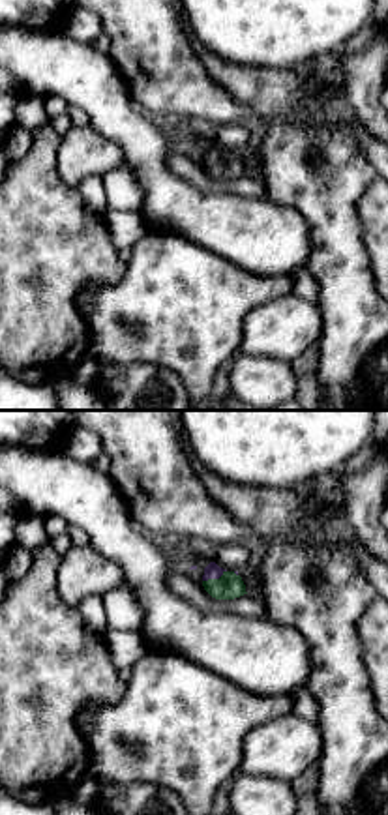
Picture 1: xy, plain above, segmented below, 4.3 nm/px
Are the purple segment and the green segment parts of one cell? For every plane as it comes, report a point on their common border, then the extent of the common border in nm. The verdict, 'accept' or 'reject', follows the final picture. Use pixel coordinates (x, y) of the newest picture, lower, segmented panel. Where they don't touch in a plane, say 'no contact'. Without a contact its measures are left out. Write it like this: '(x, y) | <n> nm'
(214, 577) | 120 nm

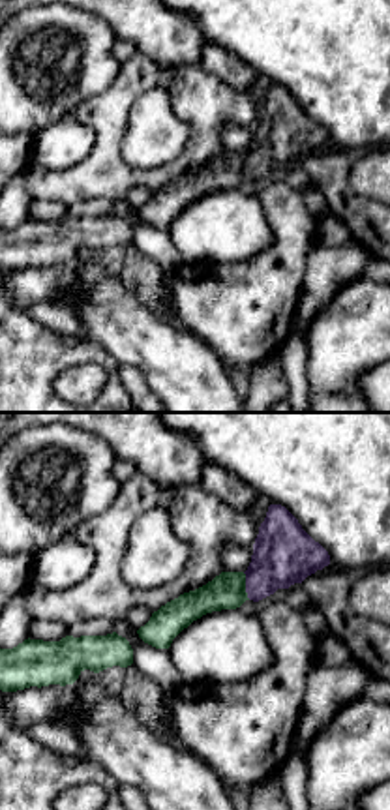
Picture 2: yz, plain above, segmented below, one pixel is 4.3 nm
(246, 585) | 120 nm

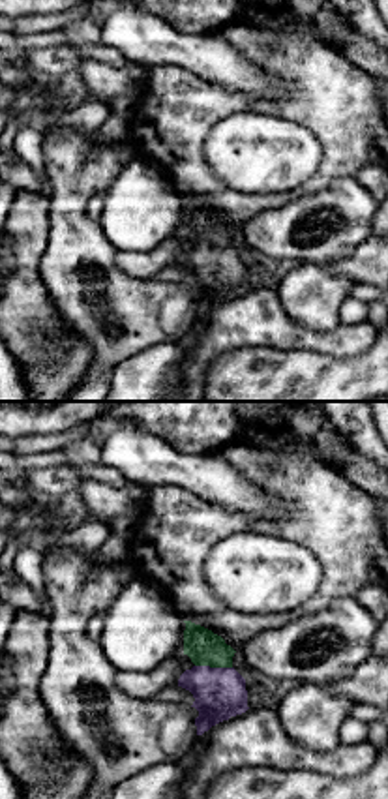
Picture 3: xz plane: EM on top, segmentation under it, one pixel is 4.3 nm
(214, 668) | 160 nm

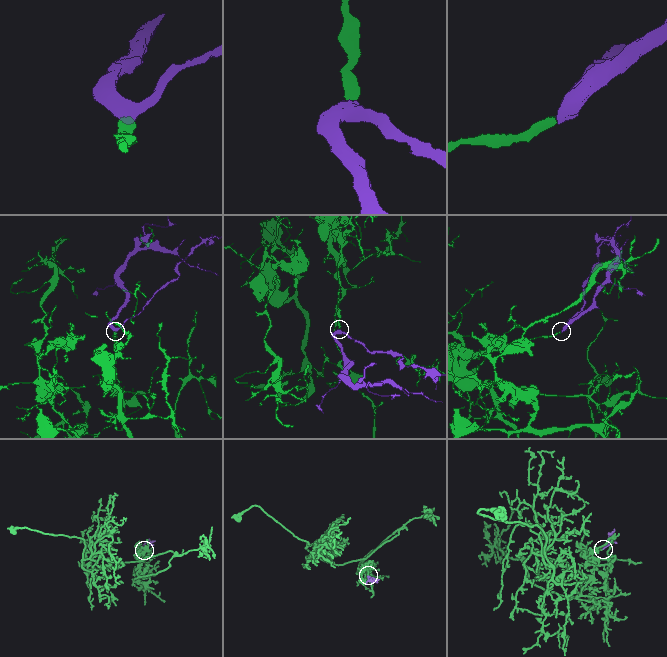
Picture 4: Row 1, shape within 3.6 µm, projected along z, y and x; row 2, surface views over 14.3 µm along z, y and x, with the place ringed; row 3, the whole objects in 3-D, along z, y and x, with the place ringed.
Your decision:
accept

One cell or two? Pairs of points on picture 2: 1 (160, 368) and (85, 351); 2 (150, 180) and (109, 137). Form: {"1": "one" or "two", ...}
{"1": "two", "2": "one"}

